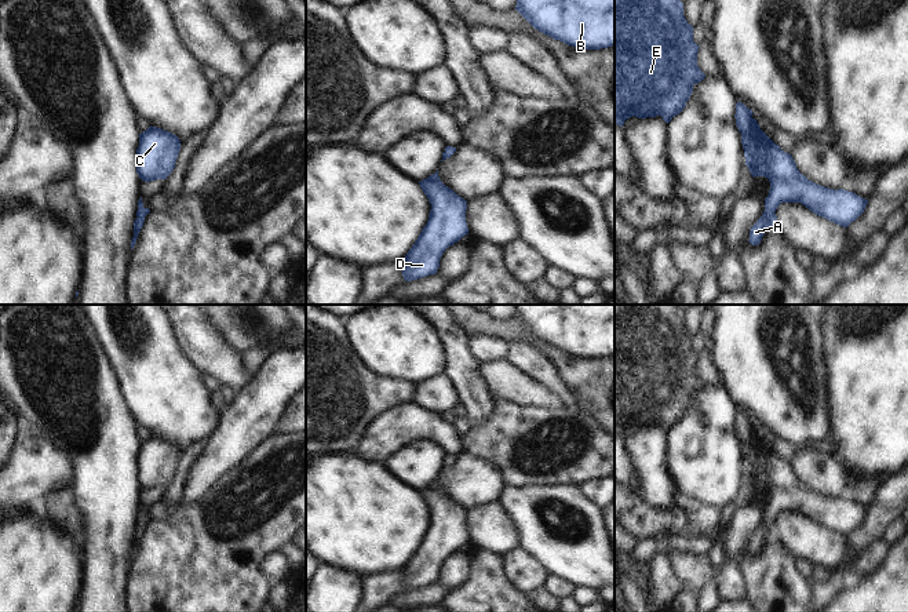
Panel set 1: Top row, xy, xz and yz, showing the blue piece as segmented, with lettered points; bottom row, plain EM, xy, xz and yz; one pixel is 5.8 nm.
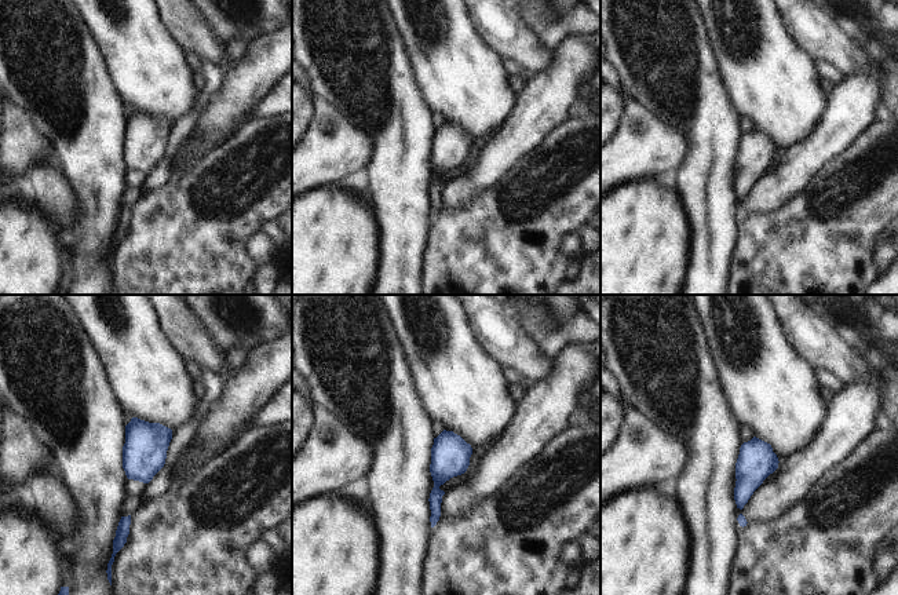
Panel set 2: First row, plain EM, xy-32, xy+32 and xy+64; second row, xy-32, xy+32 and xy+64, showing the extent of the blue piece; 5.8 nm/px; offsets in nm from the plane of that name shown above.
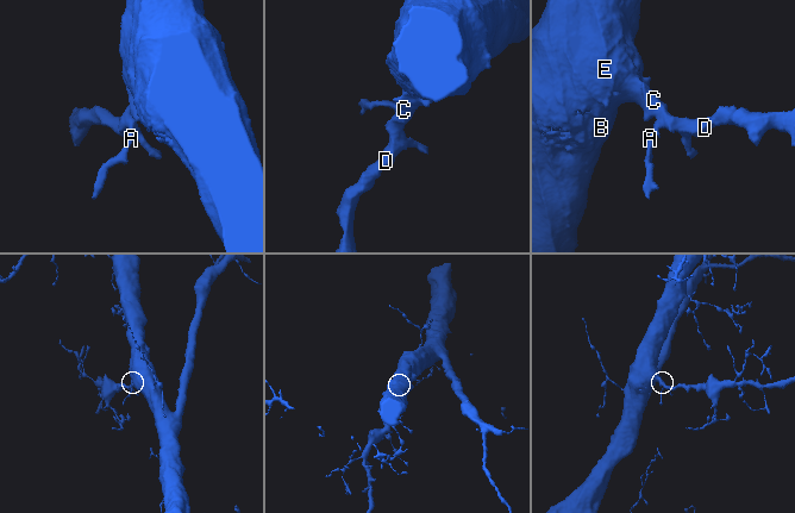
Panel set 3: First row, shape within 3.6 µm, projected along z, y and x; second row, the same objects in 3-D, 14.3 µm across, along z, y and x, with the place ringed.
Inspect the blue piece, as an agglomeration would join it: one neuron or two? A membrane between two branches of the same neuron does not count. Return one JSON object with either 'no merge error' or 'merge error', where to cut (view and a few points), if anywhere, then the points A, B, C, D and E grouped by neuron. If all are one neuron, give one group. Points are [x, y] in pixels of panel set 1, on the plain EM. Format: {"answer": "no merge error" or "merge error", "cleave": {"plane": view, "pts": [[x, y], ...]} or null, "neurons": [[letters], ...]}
{"answer": "no merge error", "cleave": null, "neurons": [["A", "B", "C", "D", "E"]]}

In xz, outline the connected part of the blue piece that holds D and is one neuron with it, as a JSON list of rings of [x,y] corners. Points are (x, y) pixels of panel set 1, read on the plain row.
[[[438,478],[419,493],[431,518],[426,535],[402,568],[405,590],[435,583],[445,558],[468,543],[467,510],[441,491]]]

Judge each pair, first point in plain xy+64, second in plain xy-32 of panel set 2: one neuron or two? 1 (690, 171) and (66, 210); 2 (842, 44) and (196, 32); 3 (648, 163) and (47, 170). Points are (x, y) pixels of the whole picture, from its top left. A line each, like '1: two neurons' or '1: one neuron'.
1: two neurons
2: one neuron
3: two neurons

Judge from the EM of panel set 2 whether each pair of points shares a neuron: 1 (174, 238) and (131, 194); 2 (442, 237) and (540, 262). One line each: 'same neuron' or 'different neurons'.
1: different neurons
2: same neuron

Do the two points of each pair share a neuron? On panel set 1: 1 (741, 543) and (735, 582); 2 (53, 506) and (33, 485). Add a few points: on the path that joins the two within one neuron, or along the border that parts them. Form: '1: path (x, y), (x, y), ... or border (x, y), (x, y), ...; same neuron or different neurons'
1: path (732, 553), (732, 572); same neuron
2: border (44, 496), (37, 506); different neurons

